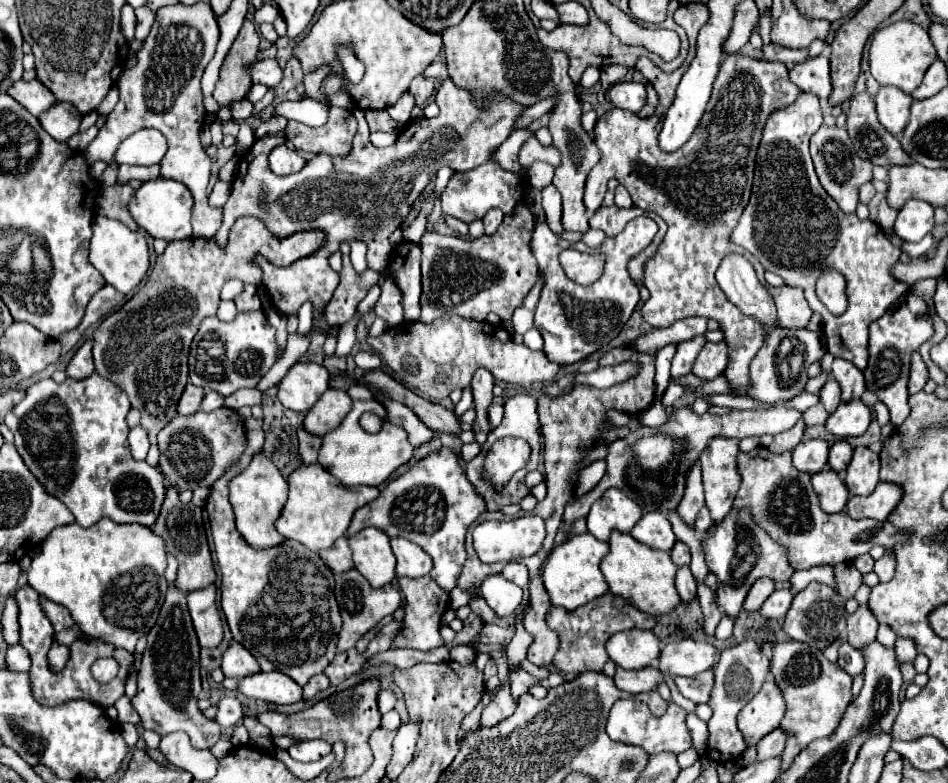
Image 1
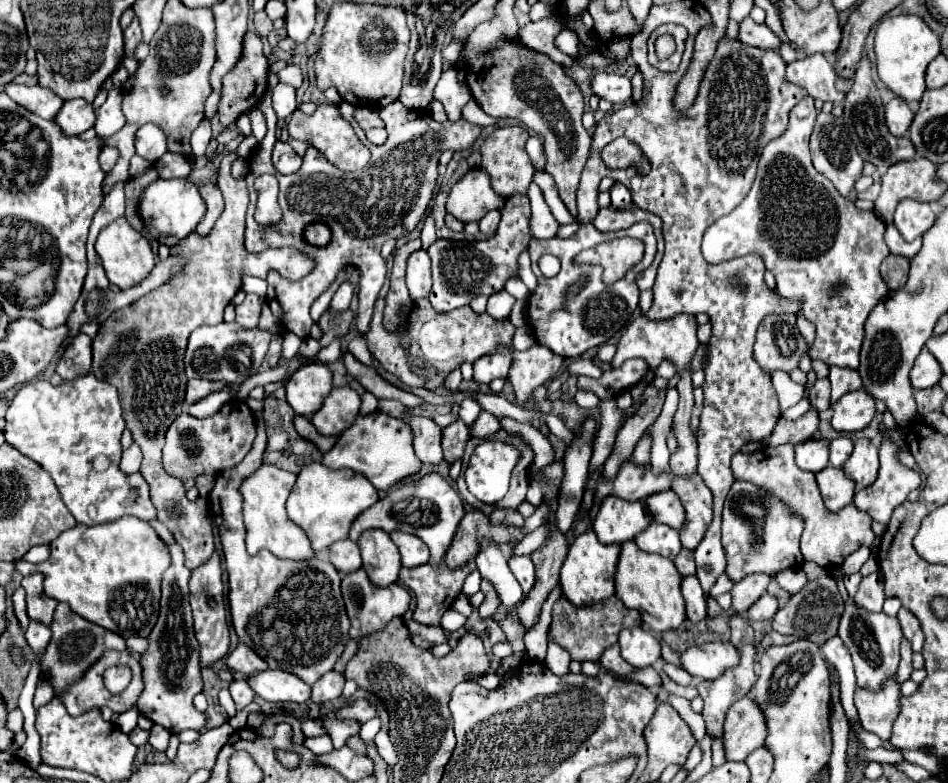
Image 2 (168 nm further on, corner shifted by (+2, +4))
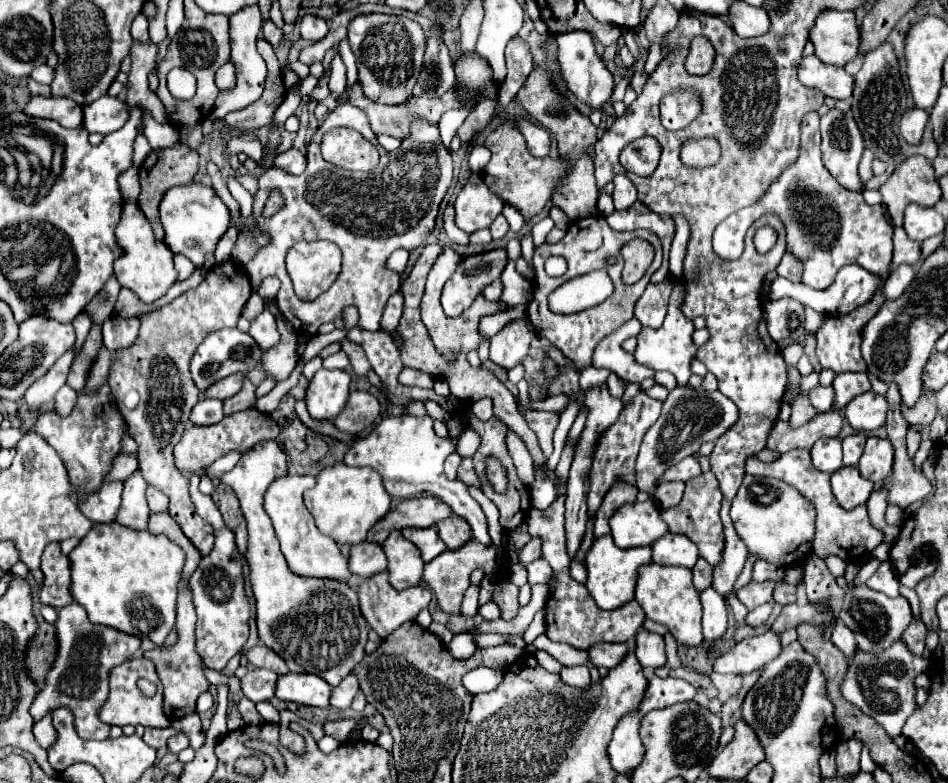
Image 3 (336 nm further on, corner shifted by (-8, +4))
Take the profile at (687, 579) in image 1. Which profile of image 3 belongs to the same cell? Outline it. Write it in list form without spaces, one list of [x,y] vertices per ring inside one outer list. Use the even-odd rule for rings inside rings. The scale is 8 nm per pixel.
[[[712,587],[702,591],[700,599],[702,599],[702,607],[704,607],[704,617],[702,617],[704,639],[706,641],[716,641],[728,629],[726,599],[718,591],[712,591]]]

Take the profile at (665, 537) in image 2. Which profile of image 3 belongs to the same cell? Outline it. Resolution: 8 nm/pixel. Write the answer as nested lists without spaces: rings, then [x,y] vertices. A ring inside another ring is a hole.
[[[668,533],[652,545],[652,561],[658,565],[682,565],[692,569],[698,561],[698,547],[686,535]]]

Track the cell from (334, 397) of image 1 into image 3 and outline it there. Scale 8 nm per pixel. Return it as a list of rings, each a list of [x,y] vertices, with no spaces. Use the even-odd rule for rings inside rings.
[[[352,391],[344,411],[334,419],[334,425],[350,435],[356,435],[374,425],[380,415],[380,401],[368,391]]]

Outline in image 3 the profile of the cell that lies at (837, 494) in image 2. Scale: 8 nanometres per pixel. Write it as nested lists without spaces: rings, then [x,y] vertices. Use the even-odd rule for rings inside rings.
[[[842,467],[832,473],[832,491],[844,509],[854,509],[868,501],[874,485],[860,475],[858,467]]]

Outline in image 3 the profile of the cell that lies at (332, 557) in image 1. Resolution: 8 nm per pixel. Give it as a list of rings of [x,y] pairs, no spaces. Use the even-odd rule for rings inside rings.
[[[364,541],[352,547],[350,551],[350,571],[352,573],[368,579],[380,571],[386,571],[386,567],[388,567],[388,561],[386,561],[382,545]]]

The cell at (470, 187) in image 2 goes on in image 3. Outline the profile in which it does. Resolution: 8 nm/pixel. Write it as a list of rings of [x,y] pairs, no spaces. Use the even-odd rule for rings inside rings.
[[[472,173],[454,201],[456,225],[468,235],[478,229],[486,229],[502,213],[502,207],[502,199],[490,193],[478,173]]]

